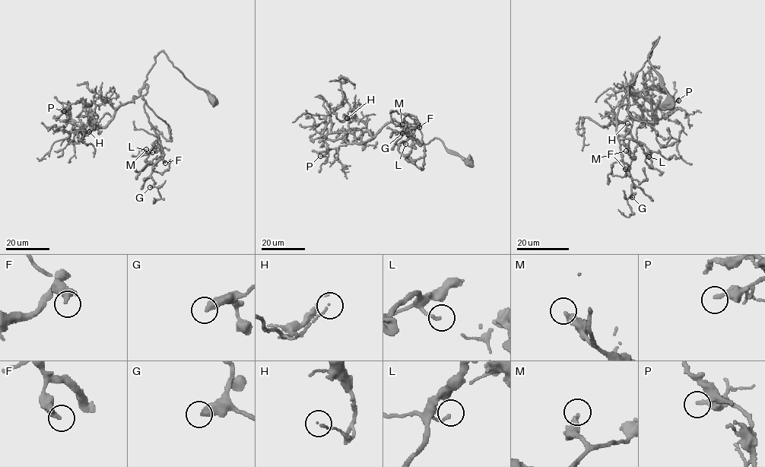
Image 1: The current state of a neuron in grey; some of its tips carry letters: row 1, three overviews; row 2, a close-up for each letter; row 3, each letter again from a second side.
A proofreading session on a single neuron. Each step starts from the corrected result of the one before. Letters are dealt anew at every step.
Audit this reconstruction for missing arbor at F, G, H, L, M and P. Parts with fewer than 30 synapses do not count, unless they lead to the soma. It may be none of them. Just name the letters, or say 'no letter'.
no letter

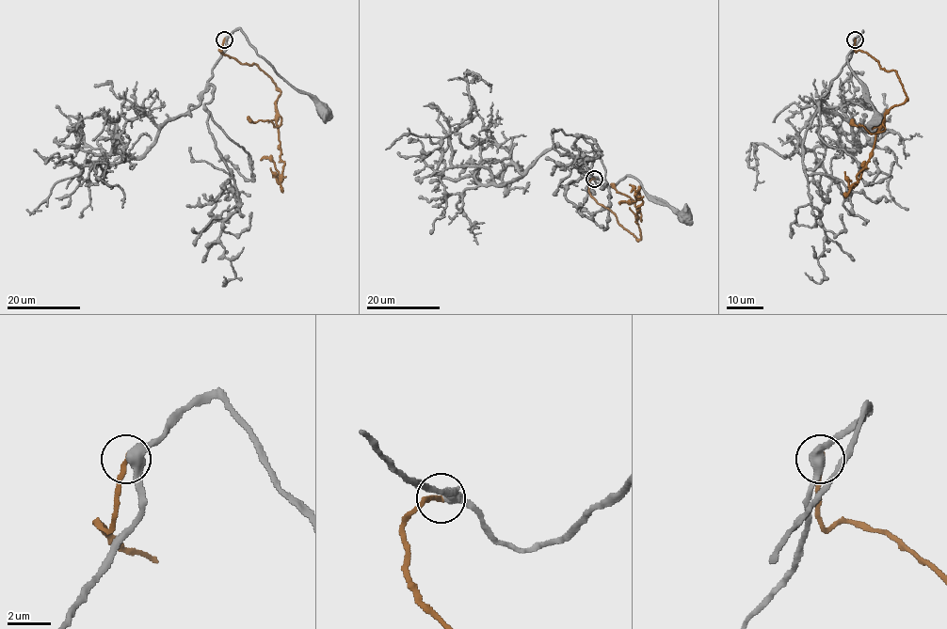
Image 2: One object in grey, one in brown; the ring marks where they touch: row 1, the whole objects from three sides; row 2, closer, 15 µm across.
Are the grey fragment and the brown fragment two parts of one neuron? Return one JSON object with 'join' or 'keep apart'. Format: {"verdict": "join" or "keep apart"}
{"verdict": "keep apart"}

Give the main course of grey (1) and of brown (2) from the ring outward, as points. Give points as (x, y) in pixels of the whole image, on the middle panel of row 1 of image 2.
1: (595, 179), (610, 187), (625, 176), (633, 176), (656, 201), (669, 205), (684, 216)
2: (595, 179), (588, 186), (591, 196), (639, 240), (636, 214), (643, 202), (638, 196), (620, 204)

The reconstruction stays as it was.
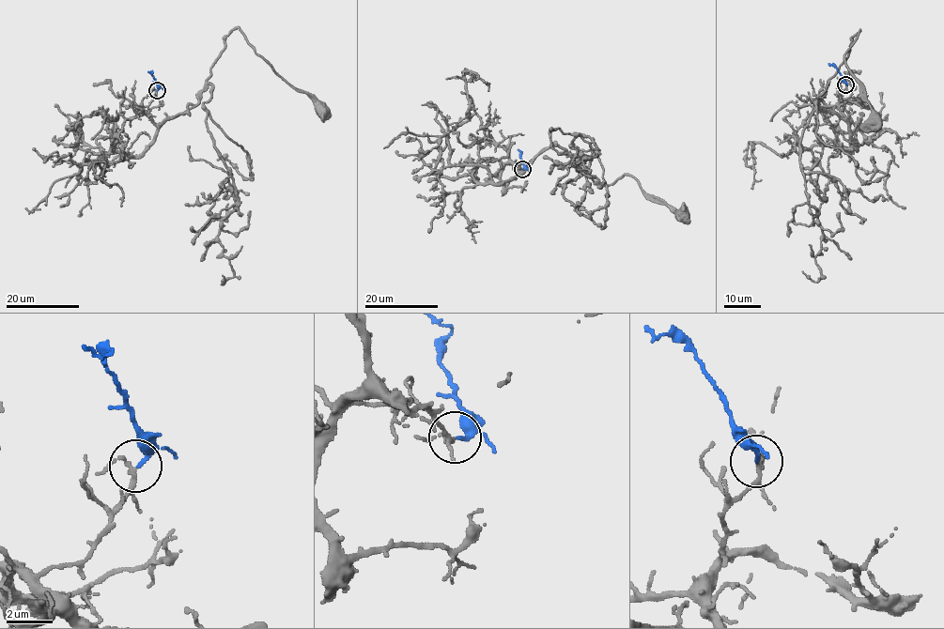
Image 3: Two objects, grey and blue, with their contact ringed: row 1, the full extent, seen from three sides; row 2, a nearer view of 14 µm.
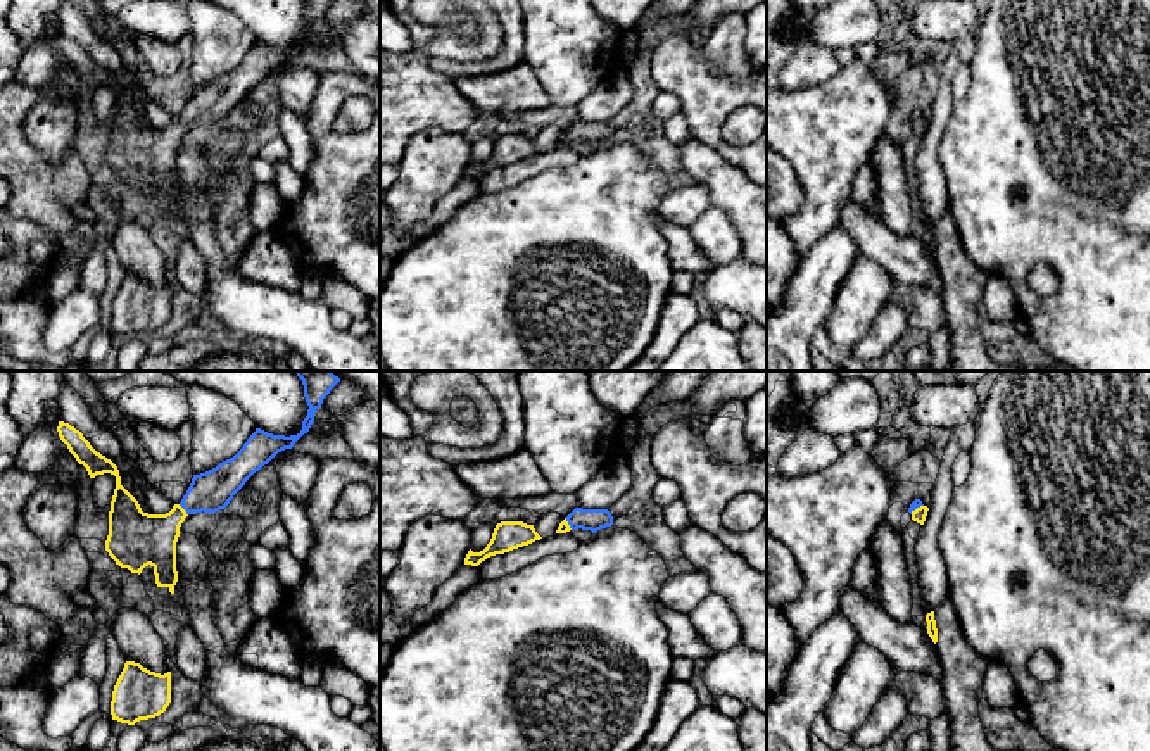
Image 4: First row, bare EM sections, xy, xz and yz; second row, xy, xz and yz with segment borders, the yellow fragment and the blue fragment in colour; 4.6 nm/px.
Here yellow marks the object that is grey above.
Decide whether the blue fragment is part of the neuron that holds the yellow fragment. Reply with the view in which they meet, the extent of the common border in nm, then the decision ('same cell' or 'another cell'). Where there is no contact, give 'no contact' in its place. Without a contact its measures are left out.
xy | 70 nm | same cell

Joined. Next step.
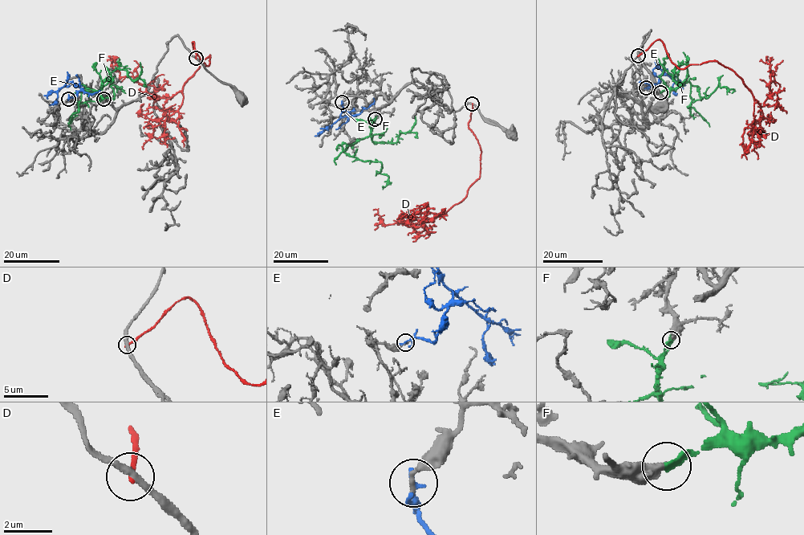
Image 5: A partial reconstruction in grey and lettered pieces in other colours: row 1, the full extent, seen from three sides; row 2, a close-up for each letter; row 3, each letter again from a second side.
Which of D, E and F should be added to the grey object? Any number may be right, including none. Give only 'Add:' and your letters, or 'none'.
Add: F

